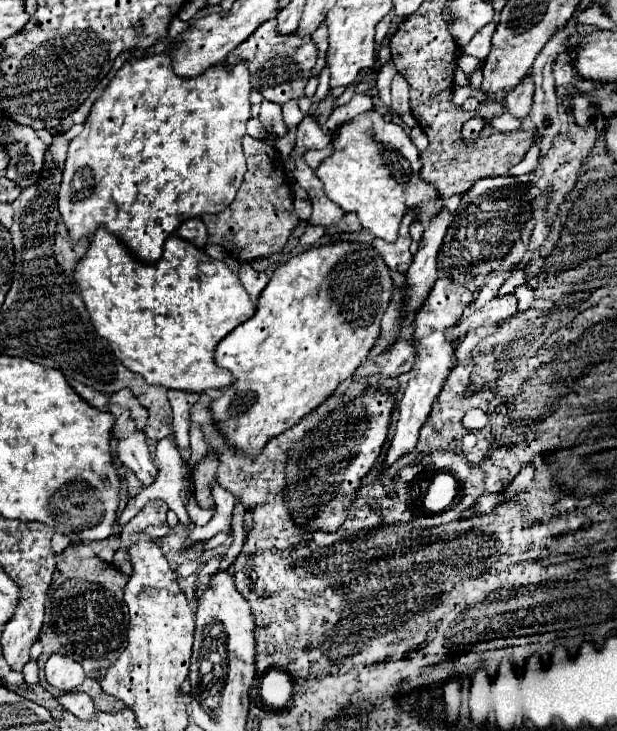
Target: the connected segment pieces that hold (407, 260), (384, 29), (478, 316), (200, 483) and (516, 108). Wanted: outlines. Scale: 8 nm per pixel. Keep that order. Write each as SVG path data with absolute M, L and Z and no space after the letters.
M408 211L408 215L404 215L404 219L400 223L400 235L398 235L396 243L384 243L382 239L376 239L376 237L372 241L374 249L380 253L380 257L384 259L384 263L392 271L406 273L408 265L412 263L412 253L408 251L408 247L412 243L412 237L408 233L408 225L414 221L414 215L416 215L416 211Z
M390 13L390 15L386 15L386 17L376 25L376 43L374 43L375 54L377 54L380 48L380 43L384 41L386 33L388 33L388 29L390 29L390 21L392 21L392 13Z
M514 293L494 297L482 309L476 309L470 315L464 315L460 319L460 323L452 331L448 331L448 339L452 339L452 341L462 339L470 329L474 329L478 325L494 325L498 321L504 321L504 319L516 315L516 313L518 313L518 299Z
M208 453L204 461L200 461L200 465L196 467L196 471L192 473L192 481L194 481L194 493L196 493L196 501L200 503L200 507L212 509L214 501L210 495L210 485L214 481L214 473L216 473L218 461L214 453Z
M530 73L528 77L524 77L524 83L520 83L516 89L514 89L514 95L508 93L506 97L506 105L508 105L508 113L516 119L526 119L528 117L528 111L532 107L532 93L534 93L534 87L532 87L532 79L530 79Z

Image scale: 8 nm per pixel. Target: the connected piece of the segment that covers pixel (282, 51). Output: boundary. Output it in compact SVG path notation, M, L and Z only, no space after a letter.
M270 19L270 21L262 23L244 43L240 43L226 57L226 63L234 65L240 59L244 59L248 63L248 69L252 75L252 89L260 91L264 95L264 99L268 99L268 101L288 103L288 101L300 101L304 97L306 81L318 59L318 47L312 41L312 37L304 39L300 33L280 35L276 31L276 21Z

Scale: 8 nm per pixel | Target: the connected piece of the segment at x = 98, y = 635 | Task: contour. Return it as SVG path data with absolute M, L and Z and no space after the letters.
M86 541L72 543L62 553L56 555L56 571L46 595L46 617L40 629L40 641L44 645L44 651L38 659L38 667L40 667L40 685L44 689L50 687L44 679L44 663L50 655L60 653L82 663L88 677L78 691L88 693L96 709L118 711L122 707L122 701L102 691L100 679L94 679L92 673L104 673L124 649L128 607L122 595L126 583L128 575L124 575L116 565L100 561L96 557L94 547L88 545Z

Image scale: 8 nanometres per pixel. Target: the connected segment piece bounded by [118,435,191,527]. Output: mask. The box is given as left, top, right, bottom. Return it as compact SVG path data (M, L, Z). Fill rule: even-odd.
M168 435L168 439L158 441L154 463L160 471L156 481L150 487L146 487L138 495L138 499L130 501L124 507L124 511L118 519L118 527L124 527L152 499L162 499L178 515L179 521L184 525L191 522L188 513L186 513L186 507L180 499L182 487L186 485L186 481L190 477L190 469L188 469L188 463L180 457L178 447L176 447L176 439L172 435Z

